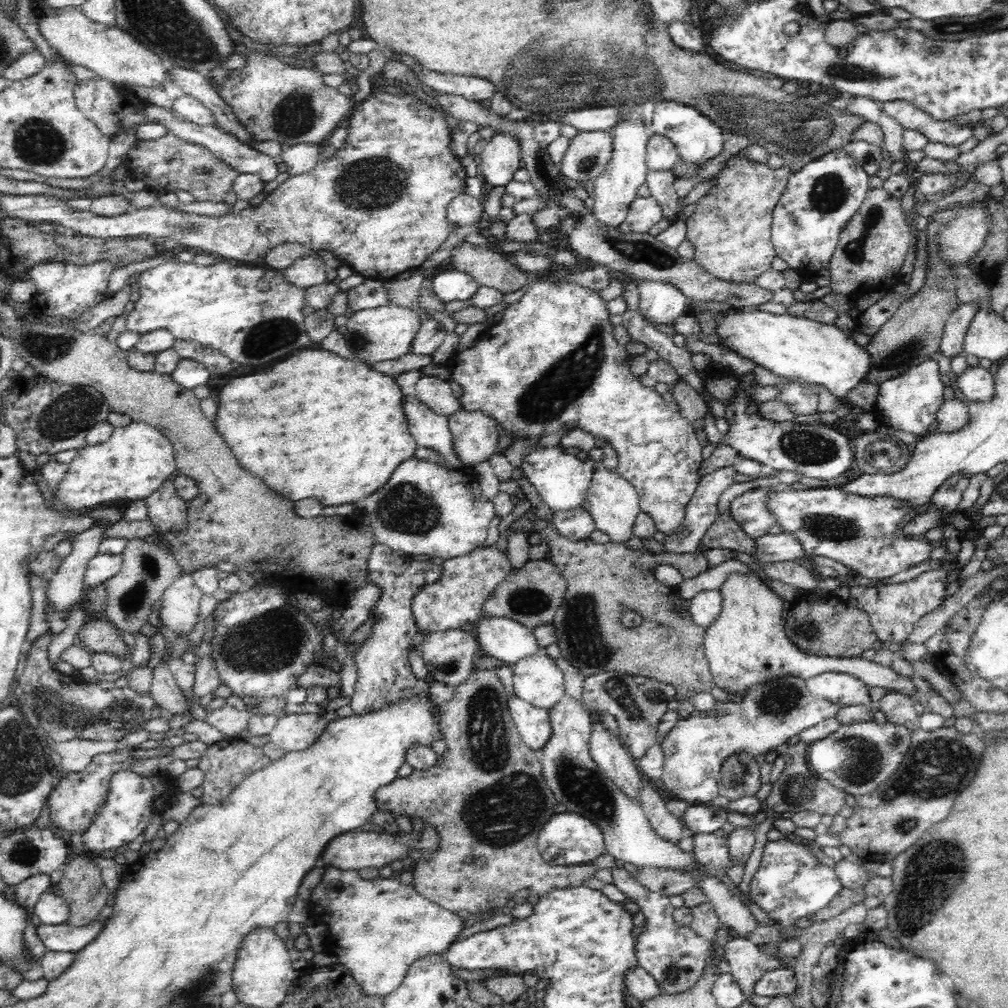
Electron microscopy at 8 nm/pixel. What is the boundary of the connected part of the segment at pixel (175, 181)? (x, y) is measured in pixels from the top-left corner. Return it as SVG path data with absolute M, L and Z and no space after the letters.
M170 133L160 139L137 140L128 150L126 158L149 186L160 192L187 190L195 196L196 201L224 202L224 195L232 190L235 176L239 173L205 145L182 140Z

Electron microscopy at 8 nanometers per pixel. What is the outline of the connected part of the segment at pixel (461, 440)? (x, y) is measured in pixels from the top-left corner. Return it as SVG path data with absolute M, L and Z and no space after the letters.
M458 409L448 417L454 451L464 465L490 459L498 448L498 424L486 413Z

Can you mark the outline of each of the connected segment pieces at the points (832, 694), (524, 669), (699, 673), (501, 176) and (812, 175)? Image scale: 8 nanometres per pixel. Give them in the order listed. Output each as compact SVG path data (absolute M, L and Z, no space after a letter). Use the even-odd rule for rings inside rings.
M823 672L804 680L809 691L839 706L872 706L870 692L865 681L850 673Z
M546 652L522 657L511 668L514 692L524 702L549 710L565 695L564 673Z
M525 477L515 480L536 516L548 520L549 525L539 534L548 542L549 560L566 579L564 601L552 621L557 630L557 644L562 658L584 676L618 671L672 684L679 702L685 698L691 700L698 691L711 691L714 684L706 660L706 647L703 646L705 628L698 626L692 618L692 599L682 599L676 590L666 587L655 577L655 570L660 564L678 568L685 578L698 576L709 568L703 549L699 547L685 555L671 552L658 554L643 549L630 550L624 544L614 542L596 544L590 539L572 541L563 538L552 528L549 519L554 512L544 504L534 485ZM626 609L633 609L642 616L640 626L626 628L621 625L619 620Z
M496 133L477 157L478 173L492 186L505 186L521 164L521 141L517 134Z
M844 149L827 152L816 160L811 160L801 169L793 172L787 180L786 188L778 199L773 210L773 223L771 224L771 242L775 253L783 258L790 269L802 272L814 272L829 269L829 262L835 251L840 232L846 223L858 212L864 202L869 188L870 175L858 166Z

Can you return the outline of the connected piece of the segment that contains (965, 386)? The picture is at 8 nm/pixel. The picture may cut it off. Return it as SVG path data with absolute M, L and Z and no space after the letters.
M980 365L968 366L953 378L953 386L965 401L987 401L995 391L994 376Z

